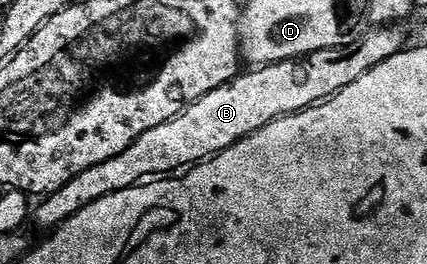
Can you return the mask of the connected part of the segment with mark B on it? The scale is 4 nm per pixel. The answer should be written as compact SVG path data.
M376 27L371 31L373 33L366 34L367 32L365 32L355 43L342 49L327 49L295 61L279 61L273 65L256 67L248 71L252 73L241 72L235 81L210 91L172 121L162 123L162 127L154 127L154 131L146 131L146 135L142 135L133 145L126 147L126 151L122 151L122 155L114 155L114 159L106 159L106 163L98 163L94 167L82 171L82 175L70 179L70 183L66 183L66 187L47 194L41 200L44 202L37 209L35 206L34 225L36 221L38 228L55 231L78 211L82 211L87 205L92 205L98 199L109 197L110 194L123 189L132 189L135 185L147 182L149 179L160 179L165 175L185 170L187 167L194 167L221 153L222 150L234 147L234 143L246 139L251 133L262 131L262 127L274 123L280 117L286 117L289 113L301 113L303 109L311 109L321 101L332 100L336 94L341 93L346 87L350 87L350 83L362 79L362 75L366 75L366 71L378 67L378 63L403 53L409 44L408 33L404 27Z

